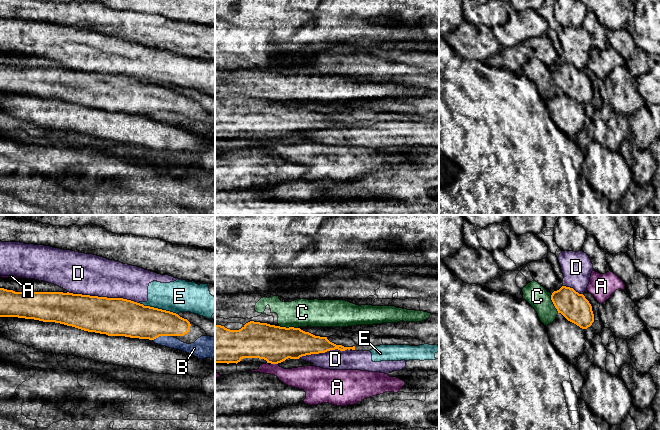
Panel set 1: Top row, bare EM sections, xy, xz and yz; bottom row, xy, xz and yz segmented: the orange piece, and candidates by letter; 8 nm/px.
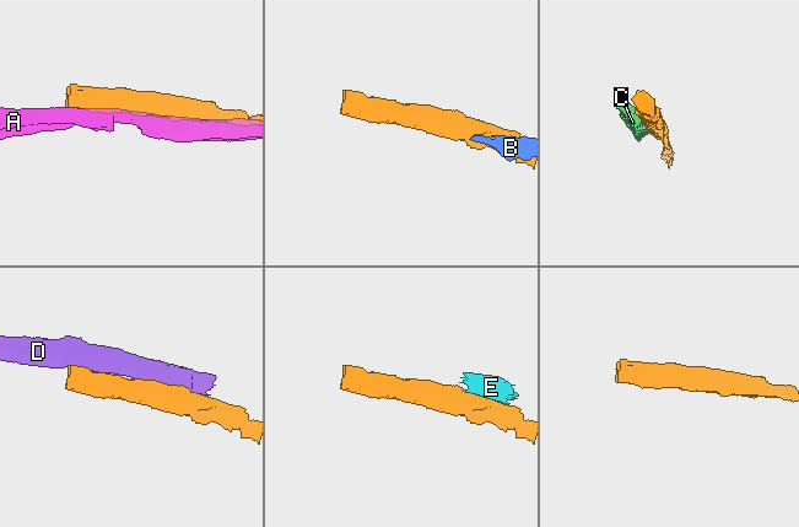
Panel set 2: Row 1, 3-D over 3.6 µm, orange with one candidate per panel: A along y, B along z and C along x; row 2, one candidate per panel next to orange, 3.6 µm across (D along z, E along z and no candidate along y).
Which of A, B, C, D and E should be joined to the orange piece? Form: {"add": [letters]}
{"add": ["B"]}

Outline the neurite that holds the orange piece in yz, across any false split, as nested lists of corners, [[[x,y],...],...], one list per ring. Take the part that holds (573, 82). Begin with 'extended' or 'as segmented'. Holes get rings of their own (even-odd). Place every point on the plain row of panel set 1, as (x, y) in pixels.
as segmented; [[[562,62],[552,69],[551,76],[558,89],[580,104],[587,105],[594,98],[591,80],[573,64]]]

